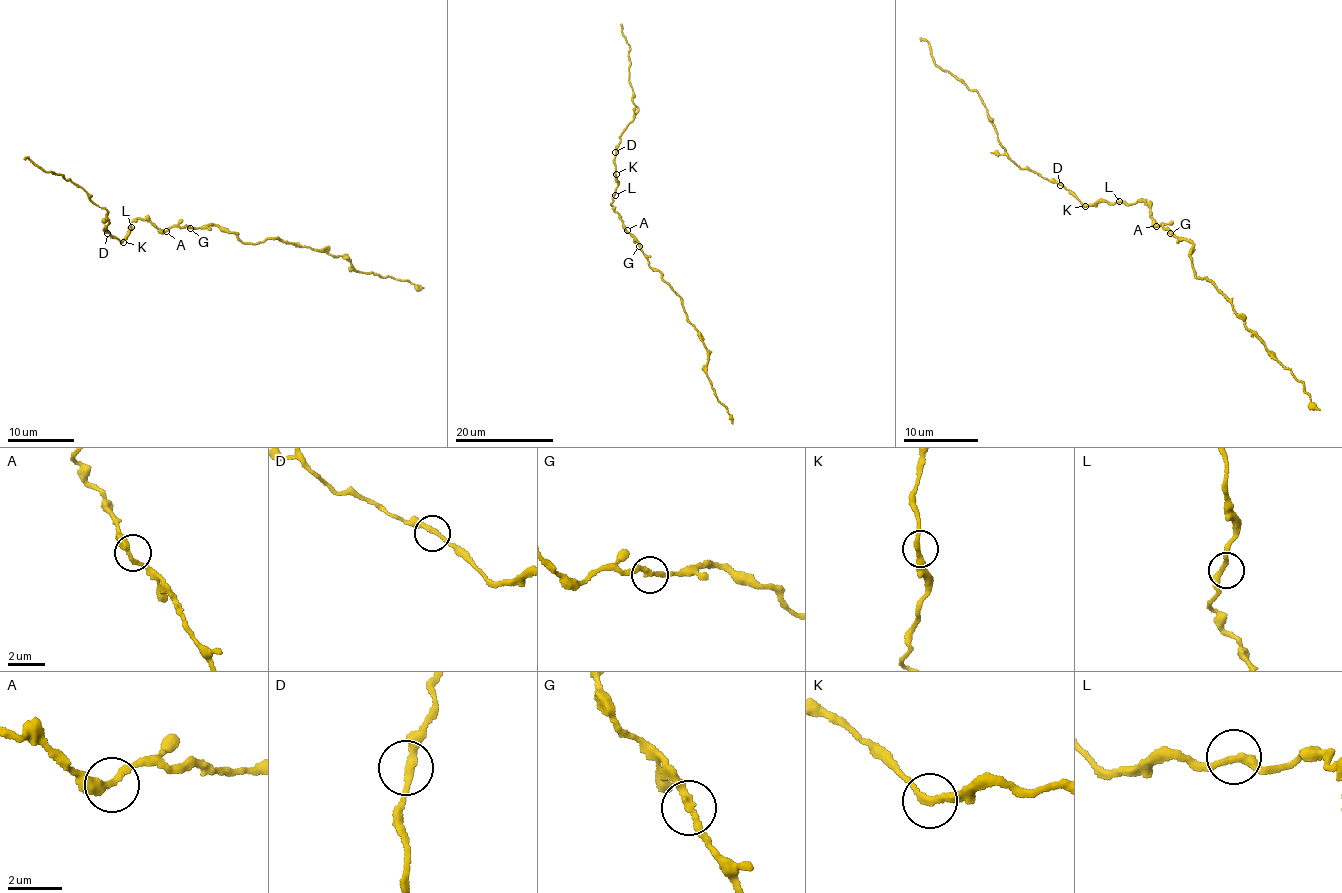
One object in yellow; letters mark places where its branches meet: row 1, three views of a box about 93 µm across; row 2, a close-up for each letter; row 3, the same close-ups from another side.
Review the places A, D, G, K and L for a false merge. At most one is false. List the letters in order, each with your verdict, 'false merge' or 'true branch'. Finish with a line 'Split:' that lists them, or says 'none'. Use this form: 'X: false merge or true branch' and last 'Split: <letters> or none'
A: true branch
D: true branch
G: true branch
K: true branch
L: true branch
Split: none

